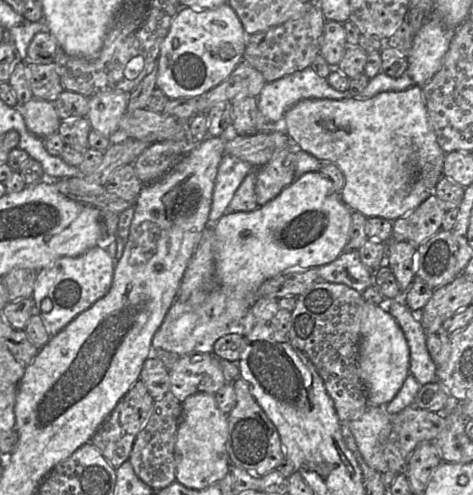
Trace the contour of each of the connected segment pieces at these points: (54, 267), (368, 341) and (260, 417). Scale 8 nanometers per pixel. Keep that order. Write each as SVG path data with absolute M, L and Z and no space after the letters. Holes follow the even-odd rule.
M101 244L78 257L59 258L50 266L39 270L31 297L35 302L35 313L40 314L51 336L58 334L77 315L107 295L113 283L115 267L114 259ZM45 298L49 298L53 304L49 312L41 311Z
M365 301L361 324L358 366L369 404L384 407L400 391L410 374L410 351L403 331L395 318L378 305Z
M242 378L236 379L233 382L233 387L236 394L236 405L227 415L227 451L230 465L241 467L258 476L277 470L286 460L277 428L257 403L245 380Z

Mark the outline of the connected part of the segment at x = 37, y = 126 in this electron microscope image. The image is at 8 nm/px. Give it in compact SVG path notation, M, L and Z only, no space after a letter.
M32 98L29 102L16 106L24 117L28 130L41 139L45 139L59 129L61 119L54 101Z

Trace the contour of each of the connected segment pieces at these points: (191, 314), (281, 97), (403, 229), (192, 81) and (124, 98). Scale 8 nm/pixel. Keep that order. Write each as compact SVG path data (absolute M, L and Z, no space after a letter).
M308 172L298 178L295 178L295 180L285 187L274 199L265 205L258 207L254 211L226 211L226 213L215 224L209 225L213 227L215 233L215 280L217 282L217 288L209 292L194 293L191 295L189 300L185 302L175 300L167 312L162 325L153 337L153 351L165 350L171 353L176 353L179 356L188 355L193 352L212 353L213 346L219 338L232 333L242 334L245 322L253 319L251 308L258 300L257 290L263 282L280 274L306 271L310 268L318 268L320 266L326 265L337 259L345 251L351 225L351 215L352 211L343 202L341 193L338 193L335 190L332 181L328 177L319 172Z
M311 67L264 85L257 97L258 108L270 122L281 124L289 108L304 99L355 99L362 94L339 92Z
M430 195L416 209L393 221L388 242L406 241L417 248L441 230L446 212L440 200Z
M228 4L201 12L180 7L157 58L156 87L169 99L199 97L226 80L243 60L247 35Z
M108 91L89 98L87 119L92 129L105 137L119 131L119 123L128 109L130 92Z

